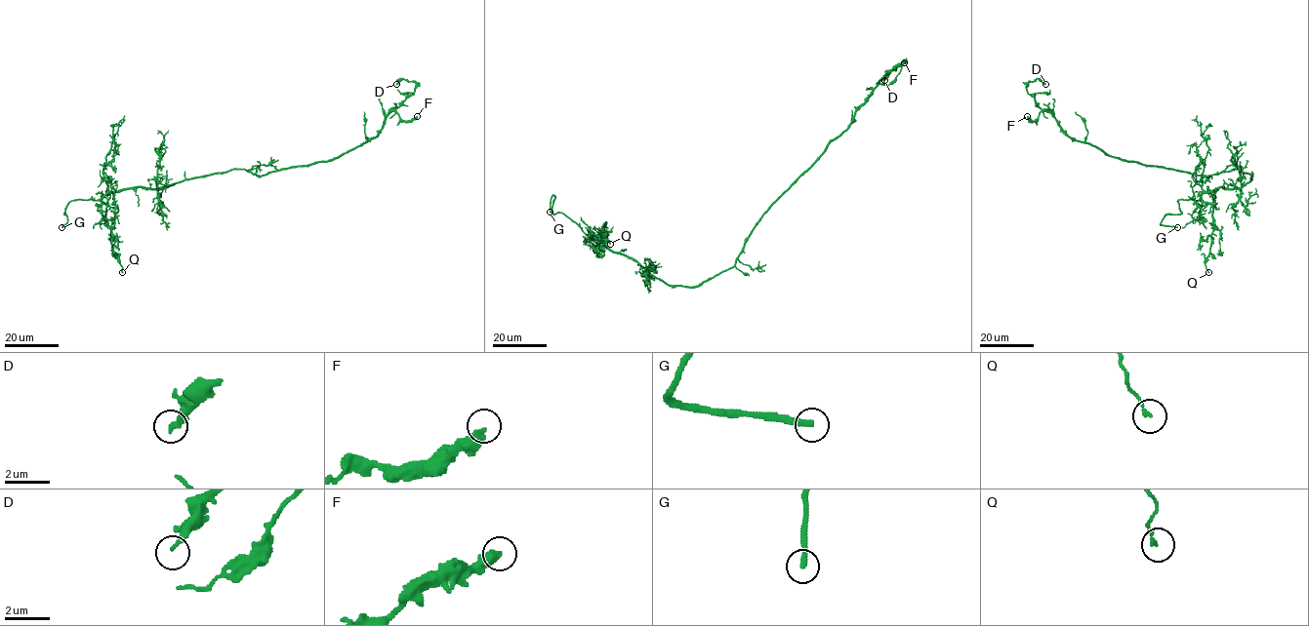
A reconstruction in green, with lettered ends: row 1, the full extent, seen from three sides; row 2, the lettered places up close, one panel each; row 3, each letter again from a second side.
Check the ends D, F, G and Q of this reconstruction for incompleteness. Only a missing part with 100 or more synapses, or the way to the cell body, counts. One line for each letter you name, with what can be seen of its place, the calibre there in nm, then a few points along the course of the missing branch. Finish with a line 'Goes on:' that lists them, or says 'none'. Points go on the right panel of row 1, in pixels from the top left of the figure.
G: place (1177, 227); calibre 260 nm; course (1177, 227), (1186, 229), (1201, 246)
Goes on: G

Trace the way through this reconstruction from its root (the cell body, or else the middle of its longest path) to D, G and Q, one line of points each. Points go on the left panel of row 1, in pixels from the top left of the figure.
D: (257, 176), (331, 160), (373, 138), (385, 118), (413, 94), (414, 82), (402, 78), (396, 84)
G: (257, 176), (232, 169), (162, 187), (127, 187), (98, 200), (76, 199), (66, 206), (61, 227)
Q: (257, 176), (232, 169), (162, 187), (109, 192), (102, 201), (111, 248), (122, 272)

